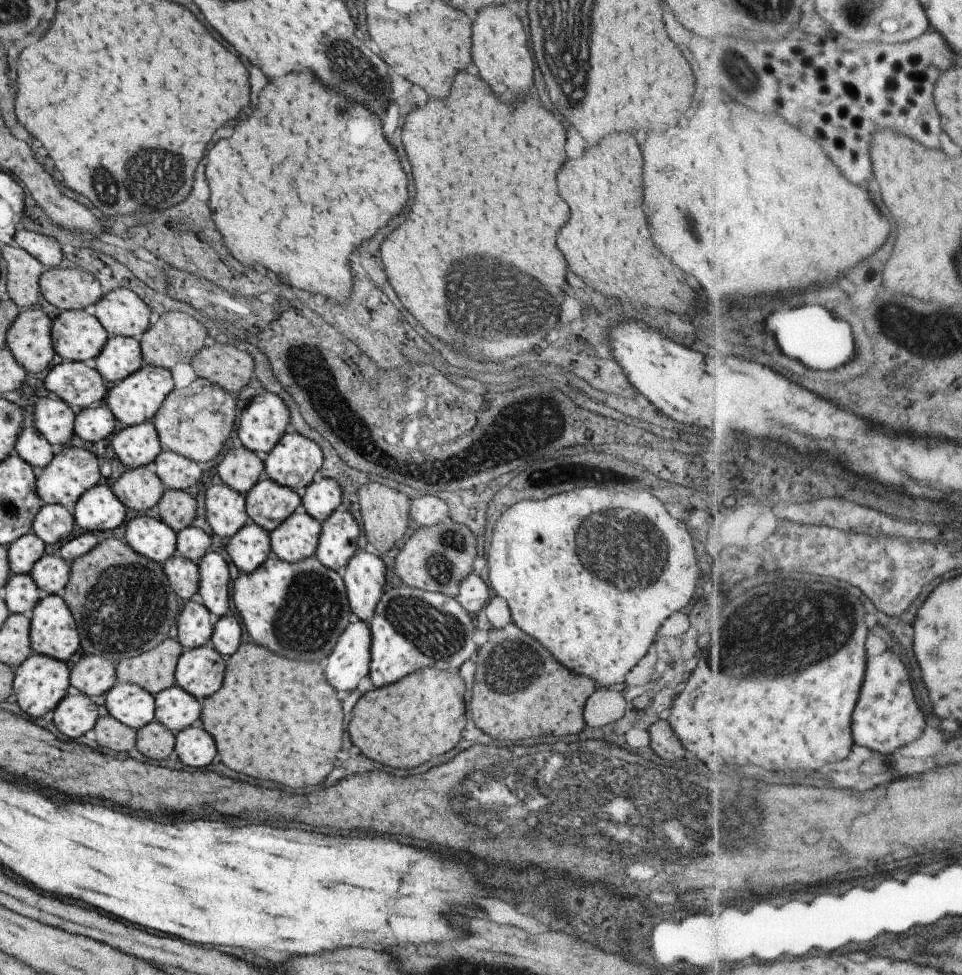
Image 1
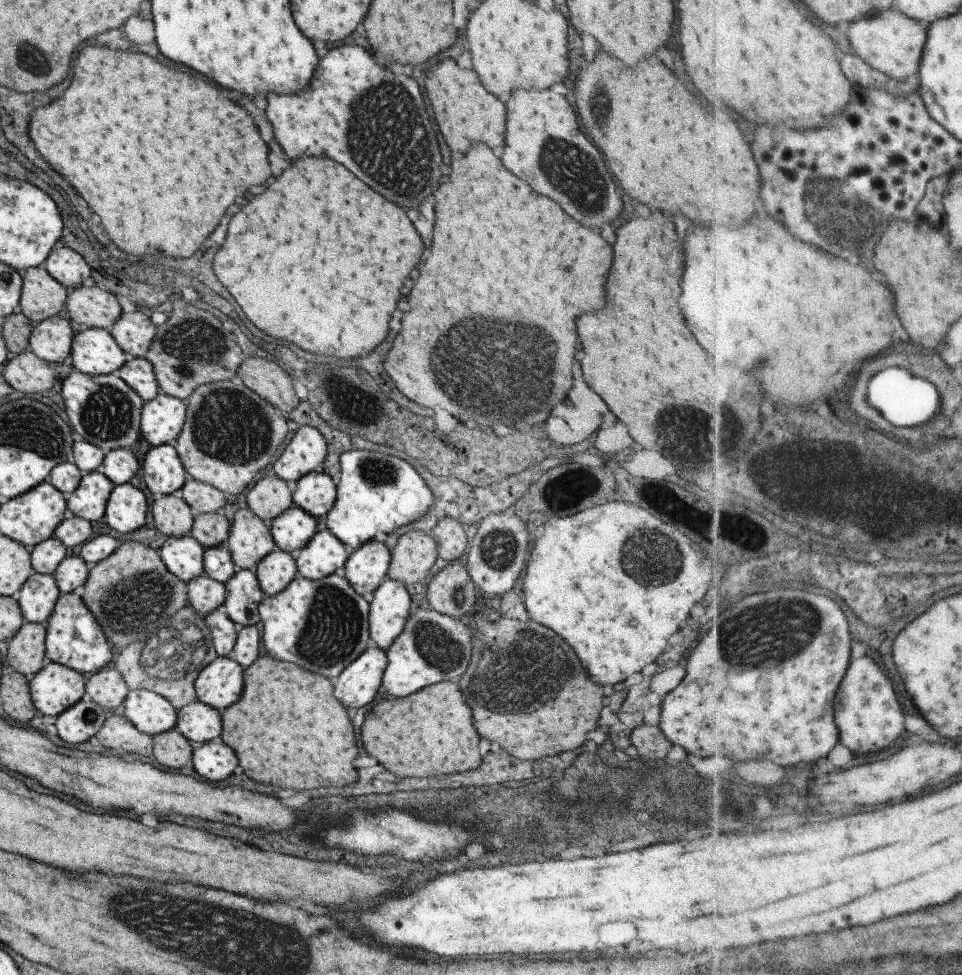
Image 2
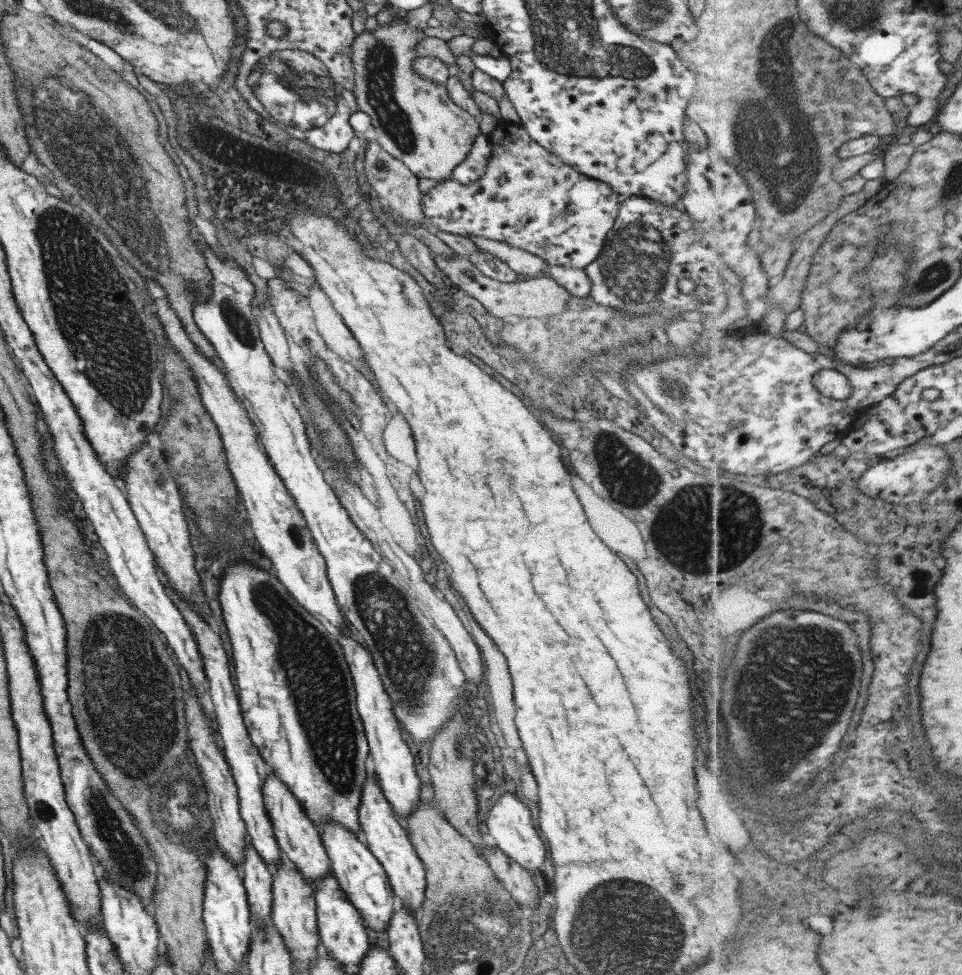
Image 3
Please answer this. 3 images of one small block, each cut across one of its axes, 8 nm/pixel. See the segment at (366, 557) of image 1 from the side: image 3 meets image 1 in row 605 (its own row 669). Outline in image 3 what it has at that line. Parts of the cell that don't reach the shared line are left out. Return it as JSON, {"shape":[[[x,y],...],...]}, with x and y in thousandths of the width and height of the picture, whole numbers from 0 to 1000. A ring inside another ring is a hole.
{"shape":[[[352,647],[352,661],[358,671],[359,679],[363,683],[369,712],[370,712],[370,729],[376,741],[378,756],[383,763],[383,785],[387,792],[392,795],[396,813],[406,826],[409,835],[418,844],[421,838],[429,832],[429,828],[436,822],[437,803],[431,793],[429,784],[429,774],[425,772],[421,760],[417,758],[415,752],[415,741],[406,730],[406,719],[398,707],[396,696],[392,691],[392,686],[388,681],[388,676],[384,668],[371,659],[363,648]]]}

